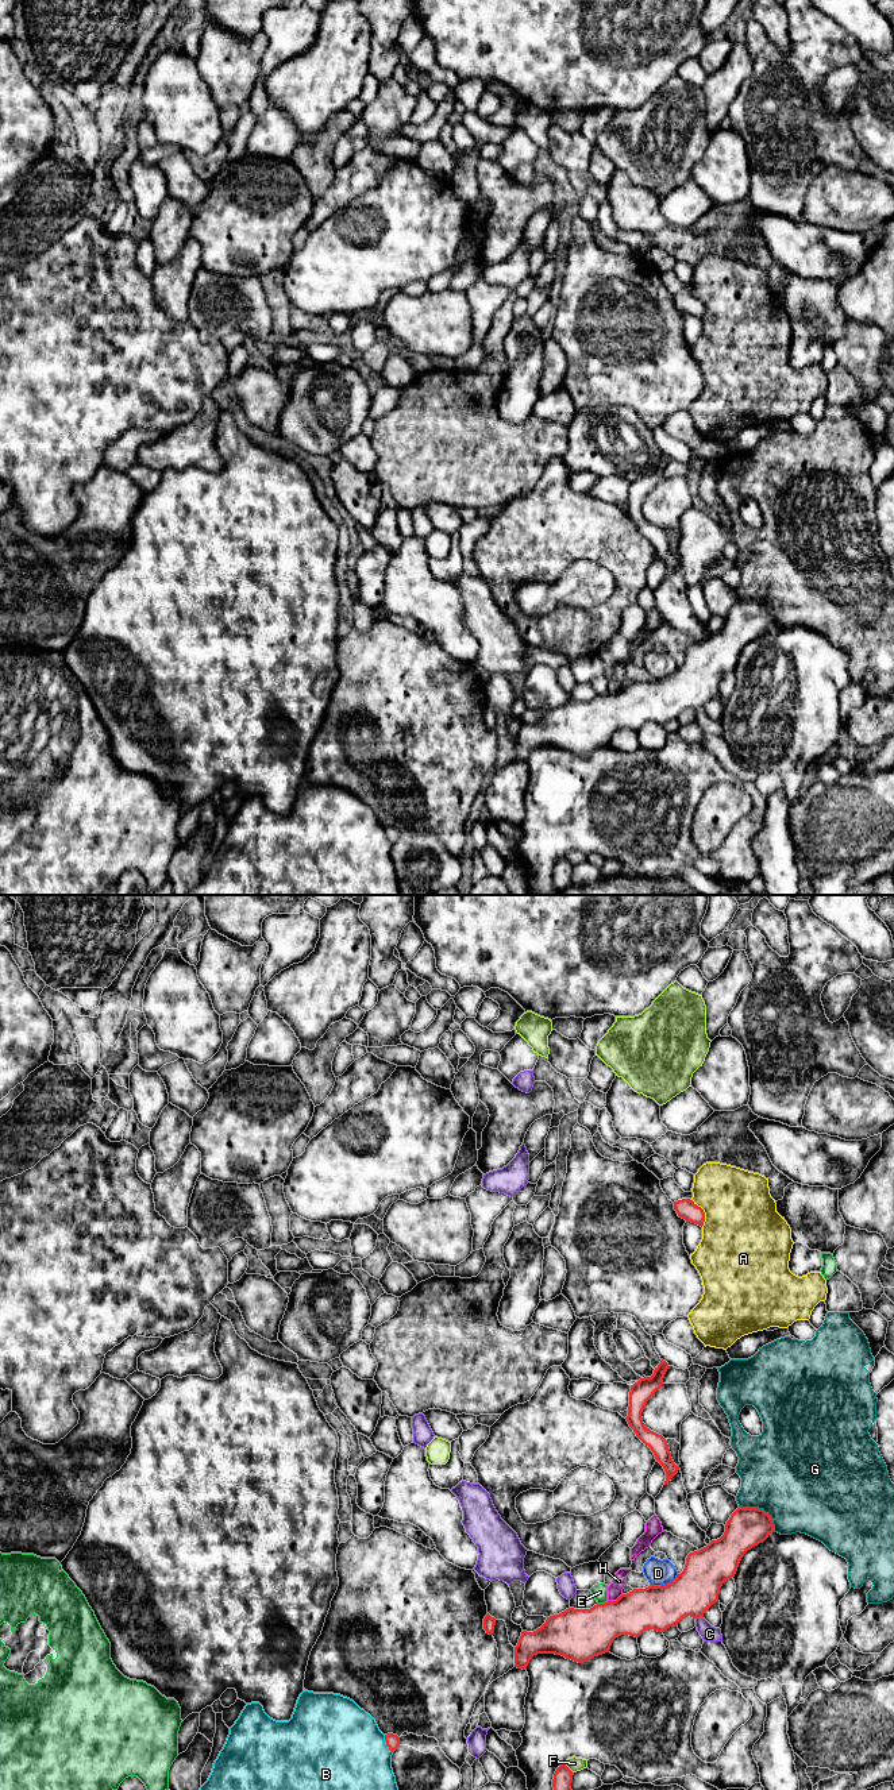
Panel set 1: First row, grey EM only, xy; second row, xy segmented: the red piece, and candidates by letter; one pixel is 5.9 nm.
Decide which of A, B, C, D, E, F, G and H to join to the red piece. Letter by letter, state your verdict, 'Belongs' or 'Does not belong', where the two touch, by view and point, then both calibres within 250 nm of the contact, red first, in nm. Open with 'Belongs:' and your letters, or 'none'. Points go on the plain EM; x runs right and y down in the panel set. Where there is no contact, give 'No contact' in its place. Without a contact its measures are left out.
Belongs: none
A: Does not belong. Touches red at xy (704, 305). Thickness 120 nm (red) against 460 nm
B: Does not belong. Touches red at xy (386, 837). Thickness 80 nm (red) against 500 nm
C: Does not belong. Touches red at xy (698, 709). Thickness 280 nm (red) against 100 nm
D: Does not belong. Touches red at xy (663, 678). Thickness 280 nm (red) against 150 nm
E: Does not belong. Touches red at xy (602, 697). Thickness 300 nm (red) against 90 nm
F: Does not belong. Touches red at xy (569, 861). Thickness 110 nm (red) against 80 nm
G: Does not belong. Touches red at xy (762, 602). Thickness 240 nm (red) against 500 nm
H: Does not belong. Touches red at xy (616, 693). Thickness 280 nm (red) against 90 nm

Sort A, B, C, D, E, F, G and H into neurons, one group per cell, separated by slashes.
A / B C / D E / F / G / H

